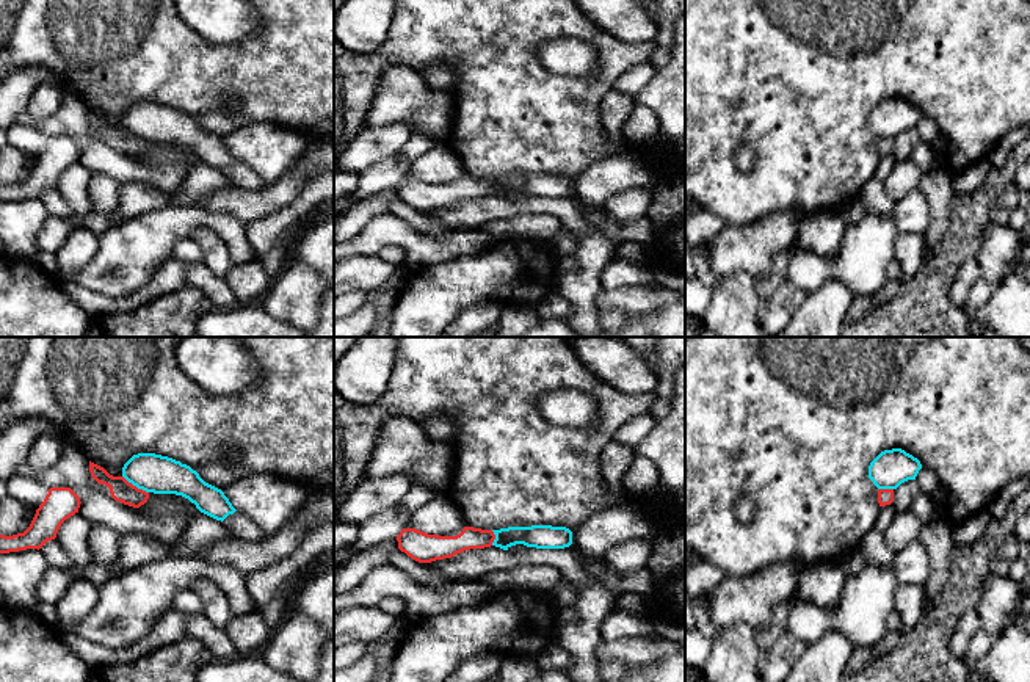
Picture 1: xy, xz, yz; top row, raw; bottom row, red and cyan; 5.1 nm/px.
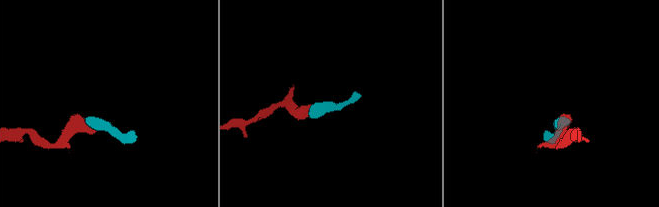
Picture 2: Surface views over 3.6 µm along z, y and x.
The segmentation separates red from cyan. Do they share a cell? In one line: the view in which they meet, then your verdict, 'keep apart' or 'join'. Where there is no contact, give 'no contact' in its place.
contact in xy; keep apart

